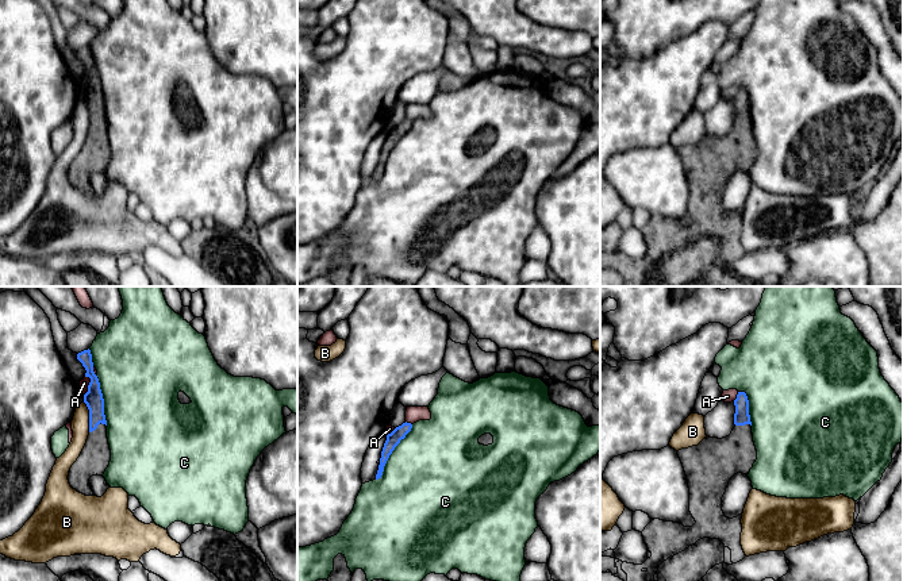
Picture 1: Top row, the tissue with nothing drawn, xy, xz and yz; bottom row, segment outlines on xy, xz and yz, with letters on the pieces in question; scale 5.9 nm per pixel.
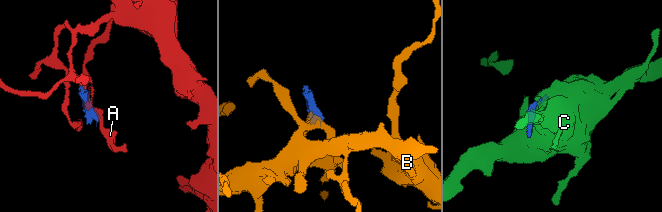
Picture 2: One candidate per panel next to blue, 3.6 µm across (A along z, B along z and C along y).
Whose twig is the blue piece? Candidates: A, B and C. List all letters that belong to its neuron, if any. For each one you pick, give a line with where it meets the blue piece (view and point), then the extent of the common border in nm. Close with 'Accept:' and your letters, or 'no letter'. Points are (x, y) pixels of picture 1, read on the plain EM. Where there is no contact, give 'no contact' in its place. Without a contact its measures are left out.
Accept: no letter

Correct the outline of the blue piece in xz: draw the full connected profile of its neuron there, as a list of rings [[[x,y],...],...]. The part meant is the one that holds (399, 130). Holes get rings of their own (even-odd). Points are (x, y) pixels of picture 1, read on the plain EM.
[[[406,119],[401,123],[396,124],[391,131],[387,132],[387,138],[381,149],[381,155],[380,155],[380,162],[376,172],[376,177],[381,176],[384,163],[389,153],[392,151],[395,145],[400,141],[400,138],[404,136],[406,132],[411,128],[411,126],[412,126],[412,122]]]

